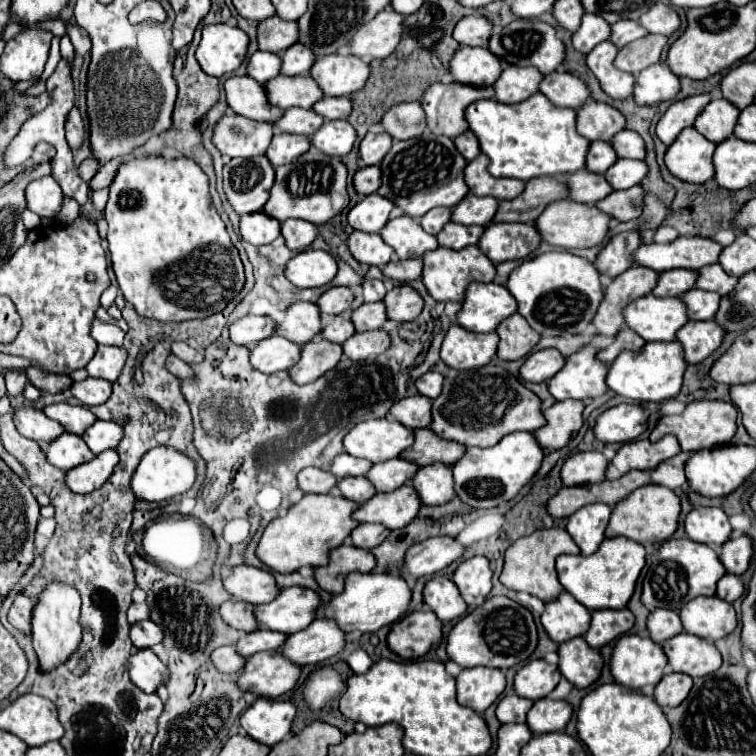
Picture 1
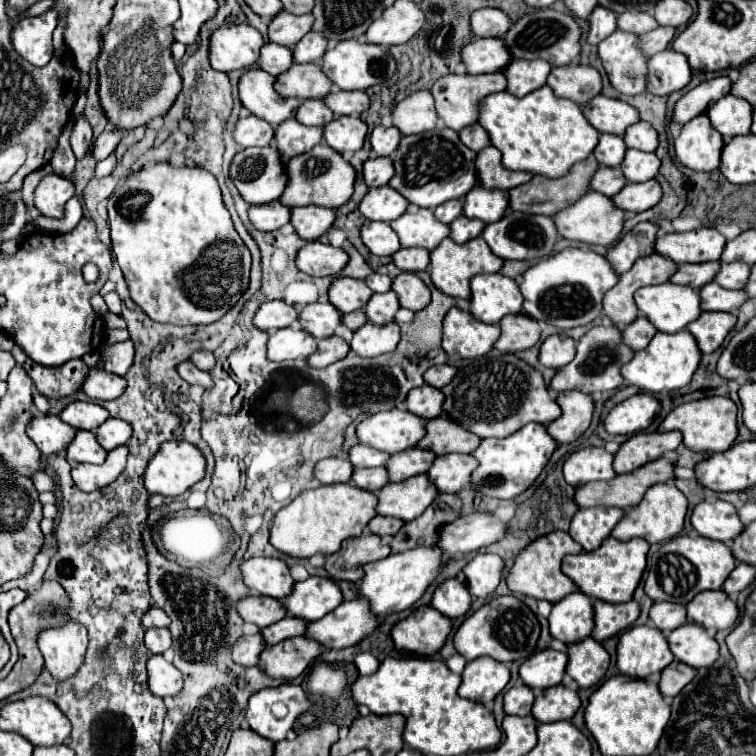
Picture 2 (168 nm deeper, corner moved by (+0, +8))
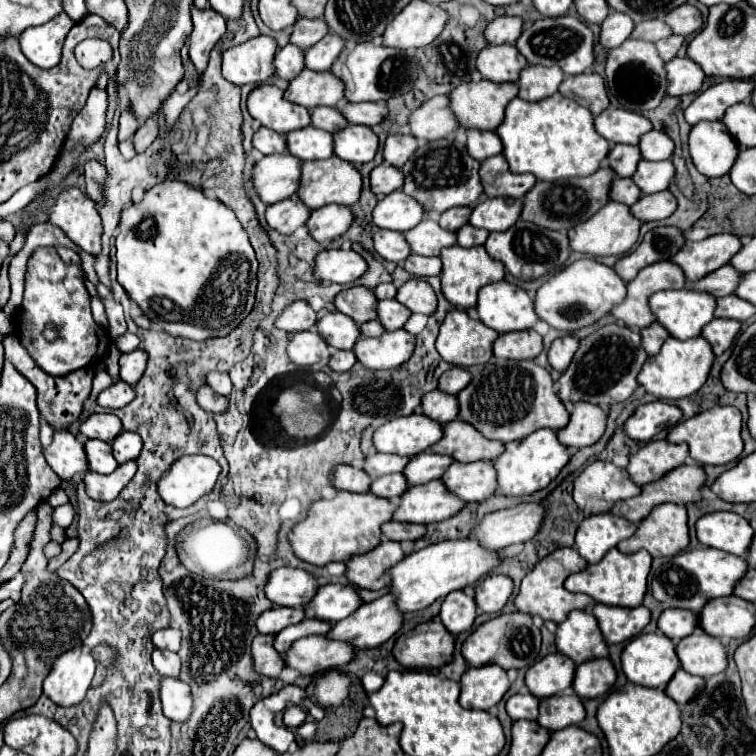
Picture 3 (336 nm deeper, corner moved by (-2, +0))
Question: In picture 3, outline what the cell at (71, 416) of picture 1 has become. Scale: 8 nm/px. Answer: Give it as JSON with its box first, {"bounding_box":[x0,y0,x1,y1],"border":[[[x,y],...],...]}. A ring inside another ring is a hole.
{"bounding_box":[81,413,123,441],"border":[[[113,413],[91,415],[87,421],[81,423],[81,433],[87,435],[89,439],[113,441],[121,431],[123,431],[123,425]]]}

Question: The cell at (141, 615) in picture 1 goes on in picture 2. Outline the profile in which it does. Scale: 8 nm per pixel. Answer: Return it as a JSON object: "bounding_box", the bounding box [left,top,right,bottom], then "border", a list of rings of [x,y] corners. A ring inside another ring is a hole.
{"bounding_box":[143,607,169,627],"border":[[[151,607],[145,615],[143,615],[143,627],[167,627],[169,625],[169,617],[165,615],[165,611],[161,611],[159,607]]]}

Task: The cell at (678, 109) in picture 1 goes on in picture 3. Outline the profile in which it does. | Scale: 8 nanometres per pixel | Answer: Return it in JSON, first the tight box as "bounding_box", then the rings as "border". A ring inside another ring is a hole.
{"bounding_box":[685,79,755,125],"border":[[[737,79],[713,85],[685,109],[685,119],[689,125],[697,125],[699,121],[717,121],[725,115],[725,109],[729,109],[731,105],[751,101],[753,89],[755,89],[753,81]]]}

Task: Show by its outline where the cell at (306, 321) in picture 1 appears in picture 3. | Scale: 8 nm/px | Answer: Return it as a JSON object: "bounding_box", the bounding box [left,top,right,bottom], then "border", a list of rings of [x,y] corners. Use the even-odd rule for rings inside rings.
{"bounding_box":[317,311,361,349],"border":[[[339,311],[321,315],[317,321],[317,331],[335,349],[353,349],[353,345],[361,337],[359,325]]]}

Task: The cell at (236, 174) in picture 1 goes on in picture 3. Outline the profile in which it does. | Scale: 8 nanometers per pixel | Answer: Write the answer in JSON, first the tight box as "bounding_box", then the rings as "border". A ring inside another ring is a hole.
{"bounding_box":[253,153,301,205],"border":[[[291,153],[265,155],[253,171],[257,193],[267,205],[289,199],[299,187],[299,177],[301,161],[297,161]]]}

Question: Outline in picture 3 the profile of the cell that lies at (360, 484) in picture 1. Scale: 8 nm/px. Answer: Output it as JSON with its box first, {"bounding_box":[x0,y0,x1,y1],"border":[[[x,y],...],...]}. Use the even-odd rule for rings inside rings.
{"bounding_box":[371,473,409,501],"border":[[[391,473],[391,475],[375,479],[371,483],[371,493],[393,501],[393,499],[399,499],[407,491],[407,487],[409,487],[409,483],[405,481],[403,473]]]}

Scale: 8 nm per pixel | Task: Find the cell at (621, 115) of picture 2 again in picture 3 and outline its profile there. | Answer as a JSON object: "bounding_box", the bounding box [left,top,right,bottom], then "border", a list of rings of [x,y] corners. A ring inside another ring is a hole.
{"bounding_box":[595,109,653,145],"border":[[[605,109],[601,115],[595,117],[595,129],[611,145],[617,143],[639,145],[641,135],[649,133],[653,125],[641,113],[625,109]]]}

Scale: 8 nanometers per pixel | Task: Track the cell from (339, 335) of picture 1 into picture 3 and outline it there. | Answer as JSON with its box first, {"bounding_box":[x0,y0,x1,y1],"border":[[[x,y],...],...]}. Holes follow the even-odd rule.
{"bounding_box":[359,319,385,337],"border":[[[375,319],[375,321],[367,321],[367,323],[363,323],[359,329],[361,329],[363,337],[381,337],[381,333],[385,333],[383,325],[381,325],[377,319]]]}

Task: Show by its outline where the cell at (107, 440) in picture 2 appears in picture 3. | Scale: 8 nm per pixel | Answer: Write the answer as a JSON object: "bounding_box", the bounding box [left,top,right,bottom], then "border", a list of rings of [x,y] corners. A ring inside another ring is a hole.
{"bounding_box":[111,431,143,463],"border":[[[123,431],[121,435],[115,437],[115,441],[111,445],[113,445],[113,457],[119,463],[127,463],[127,461],[133,461],[133,459],[139,457],[143,441],[141,441],[141,437],[137,433]]]}

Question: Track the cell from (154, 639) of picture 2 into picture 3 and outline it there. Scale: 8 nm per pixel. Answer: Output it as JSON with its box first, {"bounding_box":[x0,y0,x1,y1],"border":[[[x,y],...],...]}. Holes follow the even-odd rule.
{"bounding_box":[153,649,181,677],"border":[[[155,649],[153,651],[153,665],[155,665],[155,669],[159,671],[161,677],[179,677],[181,661],[179,661],[177,653]]]}

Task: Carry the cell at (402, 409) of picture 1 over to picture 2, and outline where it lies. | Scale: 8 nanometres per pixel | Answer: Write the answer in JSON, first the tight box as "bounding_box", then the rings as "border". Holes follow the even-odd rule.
{"bounding_box":[405,385,443,419],"border":[[[421,385],[421,387],[409,391],[405,405],[407,405],[407,411],[415,413],[417,417],[433,419],[433,417],[441,415],[443,393],[431,385]]]}

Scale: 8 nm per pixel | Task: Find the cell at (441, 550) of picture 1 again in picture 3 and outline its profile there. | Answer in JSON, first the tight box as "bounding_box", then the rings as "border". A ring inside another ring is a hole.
{"bounding_box":[473,503,545,549],"border":[[[519,503],[483,517],[473,531],[473,537],[489,549],[505,549],[509,545],[525,543],[539,531],[543,515],[545,509],[541,503]]]}

